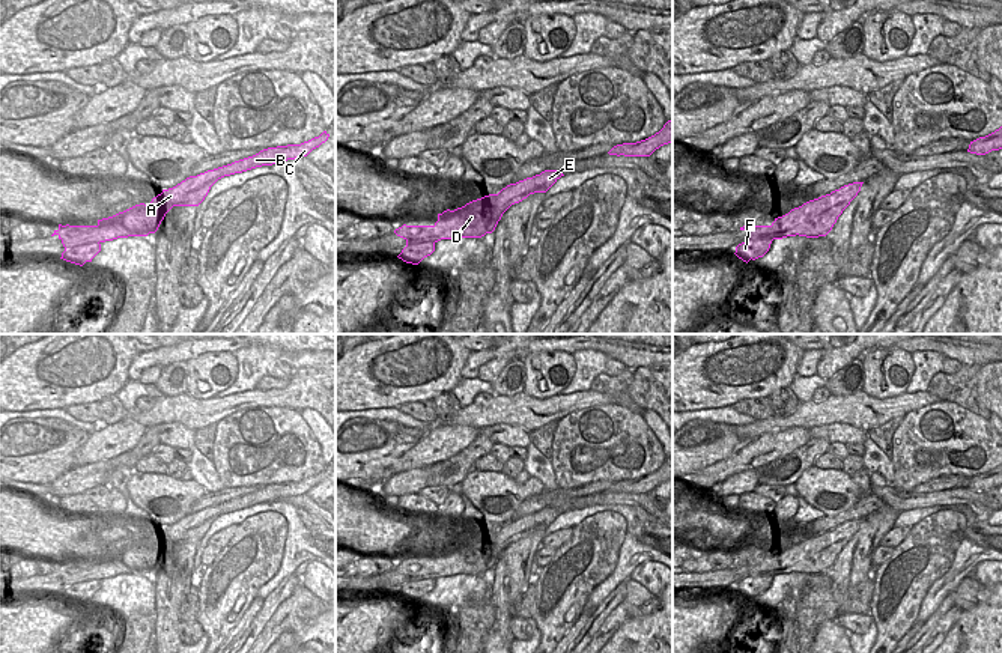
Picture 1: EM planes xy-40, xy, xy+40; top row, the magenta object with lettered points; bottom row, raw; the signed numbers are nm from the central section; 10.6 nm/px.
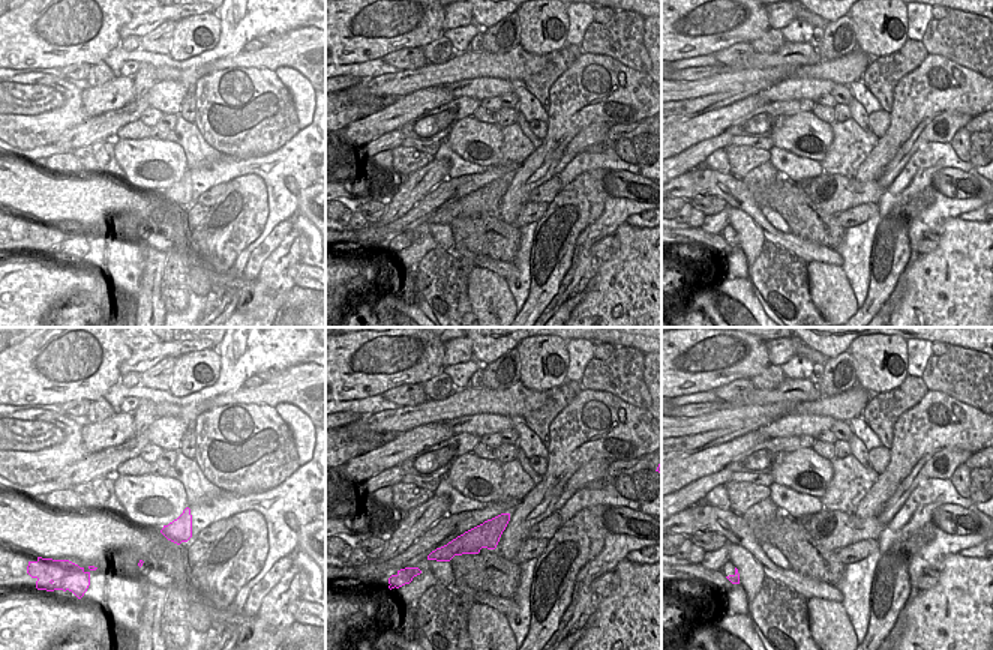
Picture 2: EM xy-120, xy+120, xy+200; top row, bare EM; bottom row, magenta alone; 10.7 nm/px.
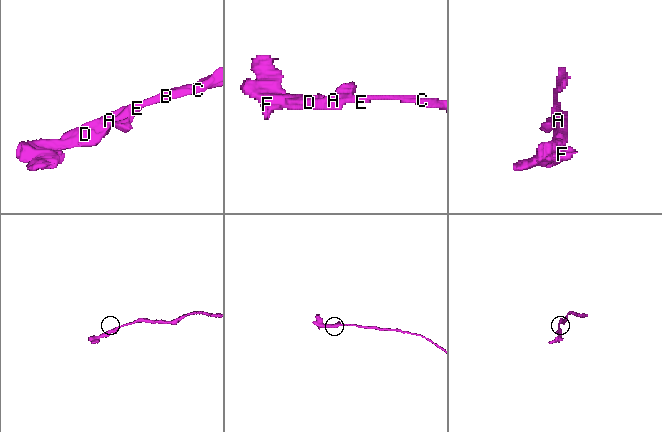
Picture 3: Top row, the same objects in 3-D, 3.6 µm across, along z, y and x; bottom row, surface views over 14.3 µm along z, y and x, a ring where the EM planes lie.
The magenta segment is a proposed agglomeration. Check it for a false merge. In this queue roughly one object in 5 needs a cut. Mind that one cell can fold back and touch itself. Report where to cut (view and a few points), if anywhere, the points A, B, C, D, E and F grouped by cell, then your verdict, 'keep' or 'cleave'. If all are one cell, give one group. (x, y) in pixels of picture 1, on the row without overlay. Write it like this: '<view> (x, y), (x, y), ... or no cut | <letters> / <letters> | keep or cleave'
xy-40 (98, 578), (75, 581), (65, 589) | A B C D E / F | cleave

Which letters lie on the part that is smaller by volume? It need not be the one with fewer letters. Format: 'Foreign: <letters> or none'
Foreign: F

